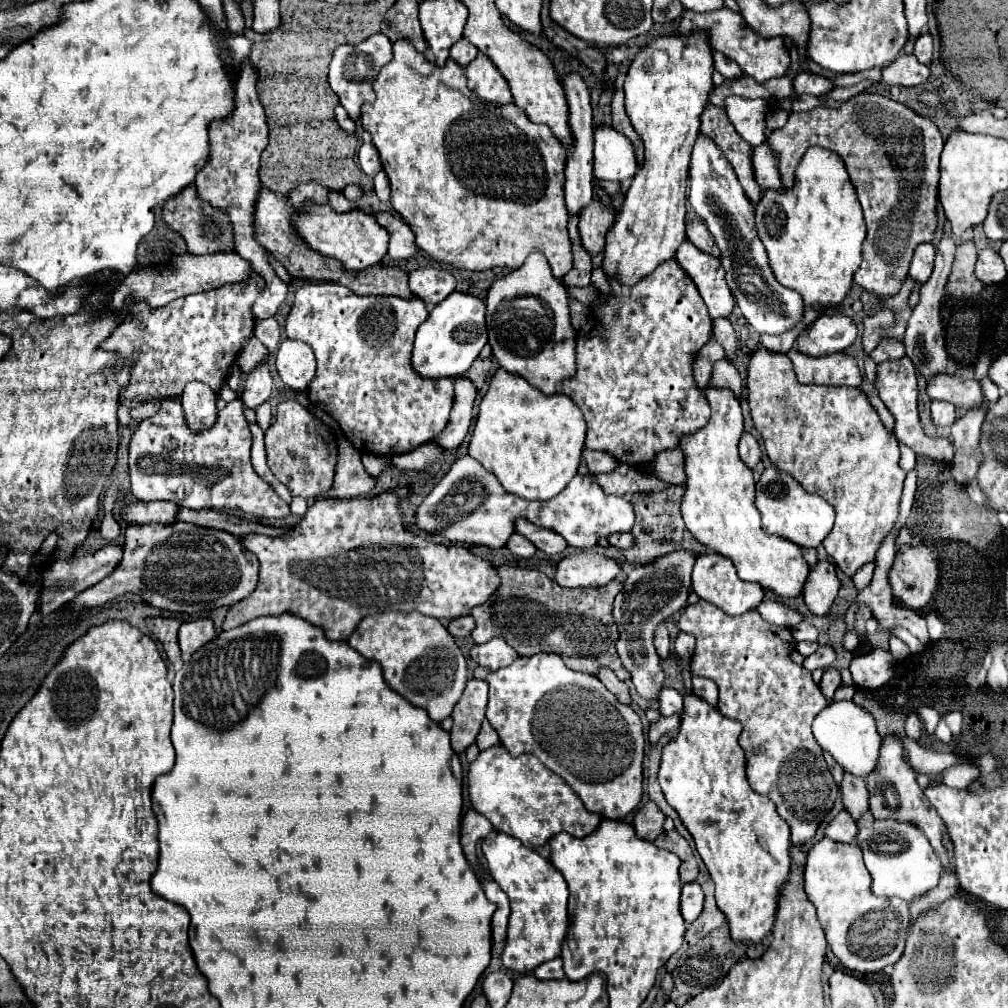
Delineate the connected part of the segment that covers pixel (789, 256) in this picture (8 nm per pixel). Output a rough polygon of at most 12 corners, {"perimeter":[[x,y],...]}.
{"perimeter":[[807,149],[763,189],[775,279],[837,307],[867,229],[843,159]]}

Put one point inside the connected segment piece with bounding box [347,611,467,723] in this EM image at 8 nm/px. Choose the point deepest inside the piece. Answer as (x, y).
(420, 660)

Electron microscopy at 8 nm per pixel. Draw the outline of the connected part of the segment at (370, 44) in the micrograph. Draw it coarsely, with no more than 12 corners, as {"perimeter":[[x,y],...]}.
{"perimeter":[[383,33],[335,49],[329,85],[351,119],[393,57]]}

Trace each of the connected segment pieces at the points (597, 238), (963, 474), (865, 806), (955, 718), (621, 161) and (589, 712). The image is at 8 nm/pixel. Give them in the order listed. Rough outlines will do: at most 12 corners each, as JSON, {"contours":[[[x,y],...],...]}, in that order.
{"contours":[[[593,199],[579,217],[585,251],[595,257],[615,213]],[[987,403],[951,427],[951,475],[969,485],[979,469],[979,431]],[[845,773],[843,805],[855,821],[869,811],[867,783]],[[959,711],[945,715],[945,721],[953,735],[961,733],[963,716]],[[595,125],[595,177],[625,181],[637,171],[631,141]],[[555,653],[489,683],[487,719],[609,819],[643,793],[643,727]]]}

